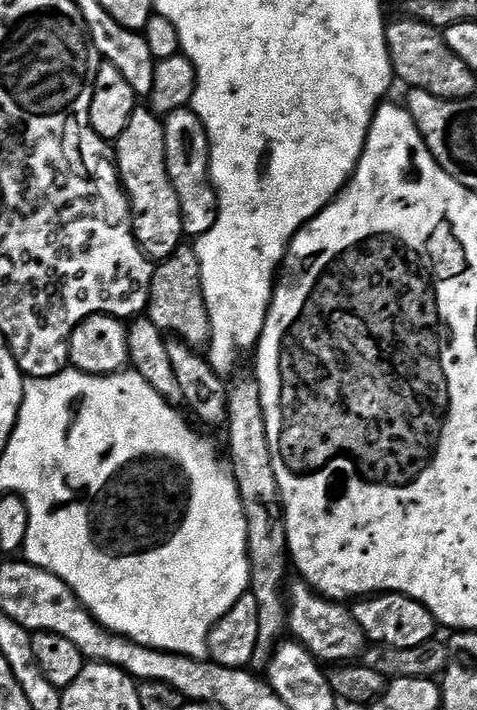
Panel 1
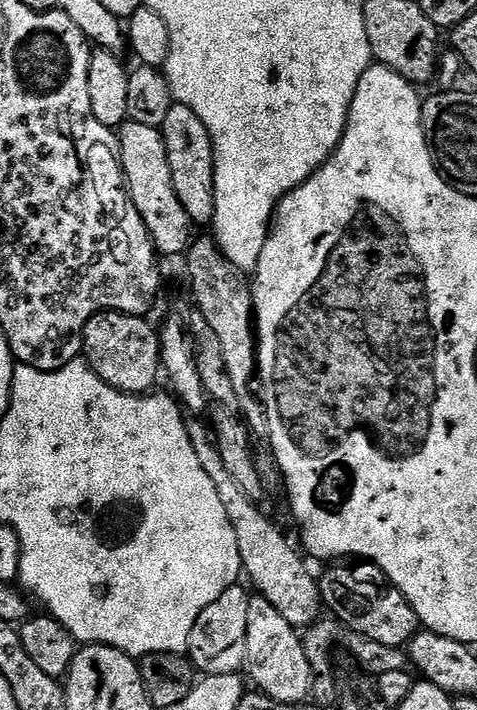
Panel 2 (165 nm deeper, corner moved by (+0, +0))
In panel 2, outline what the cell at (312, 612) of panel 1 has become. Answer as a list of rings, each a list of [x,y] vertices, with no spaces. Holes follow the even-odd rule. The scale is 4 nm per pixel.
[[[199,419],[187,421],[190,442],[194,446],[194,454],[198,454],[198,462],[202,462],[210,482],[214,482],[214,490],[218,490],[218,498],[226,509],[226,518],[230,518],[230,526],[234,526],[234,538],[238,538],[238,554],[240,567],[245,577],[252,579],[251,587],[270,605],[286,618],[286,622],[297,630],[308,628],[322,616],[320,585],[317,577],[311,576],[304,569],[305,557],[284,537],[275,522],[260,509],[261,505],[250,497],[234,482],[234,478],[222,463],[222,454],[218,454],[209,429],[199,424]]]

